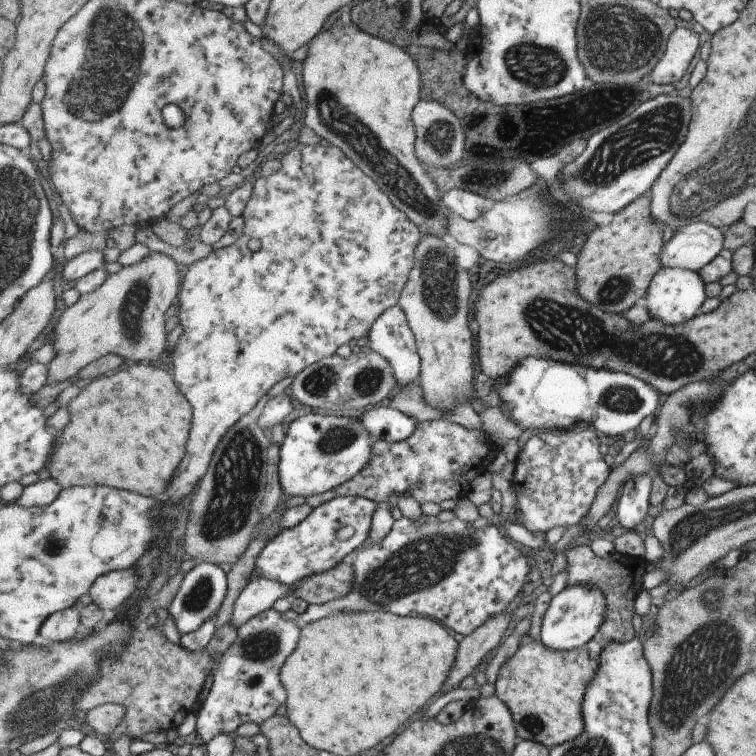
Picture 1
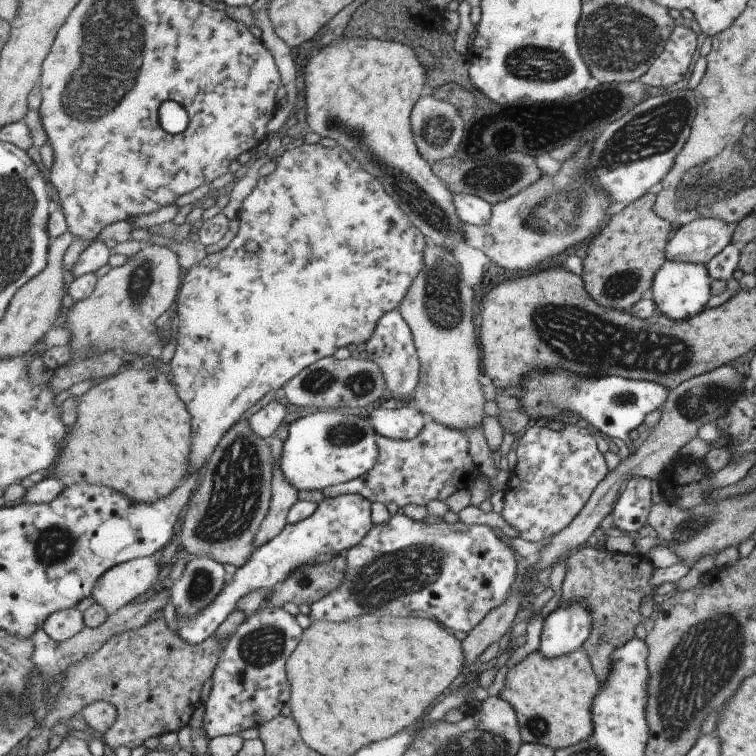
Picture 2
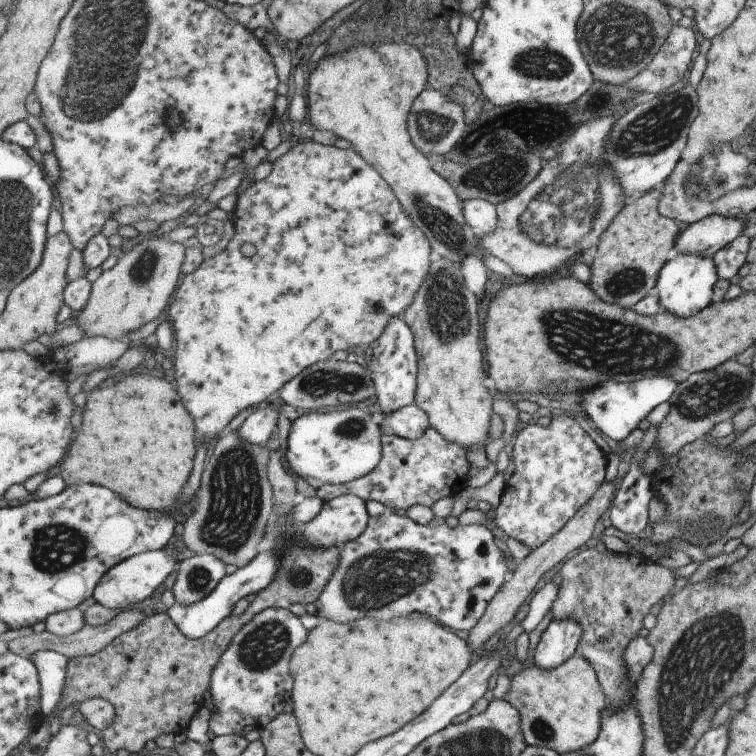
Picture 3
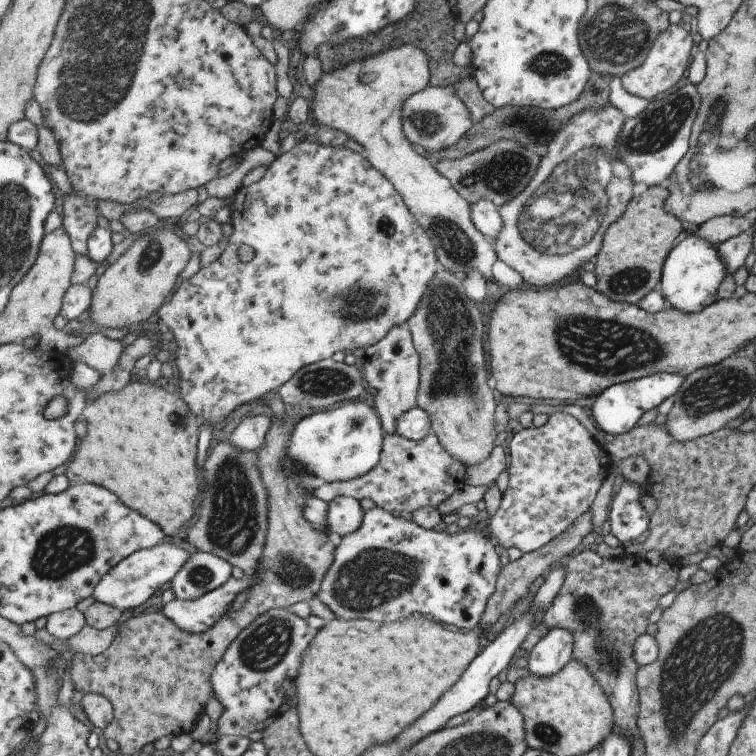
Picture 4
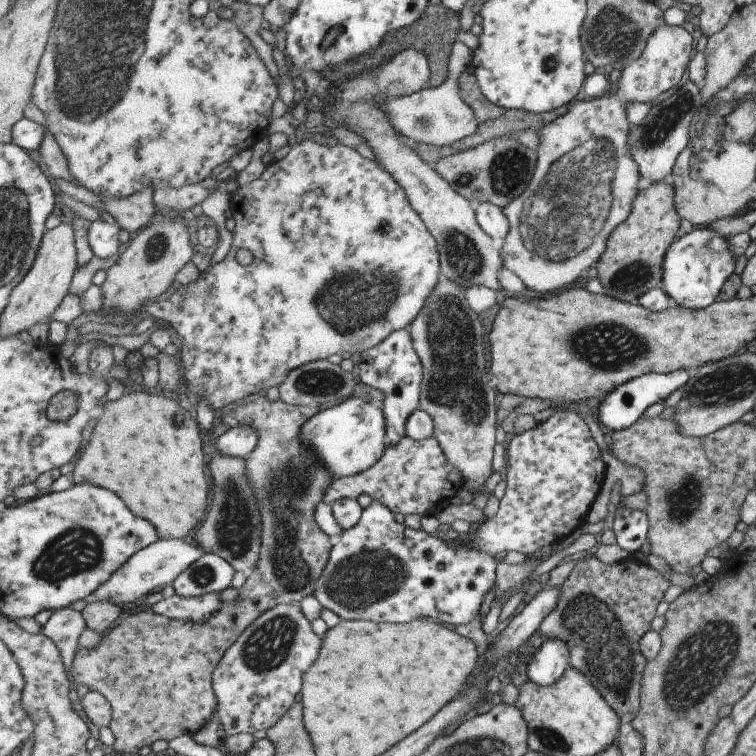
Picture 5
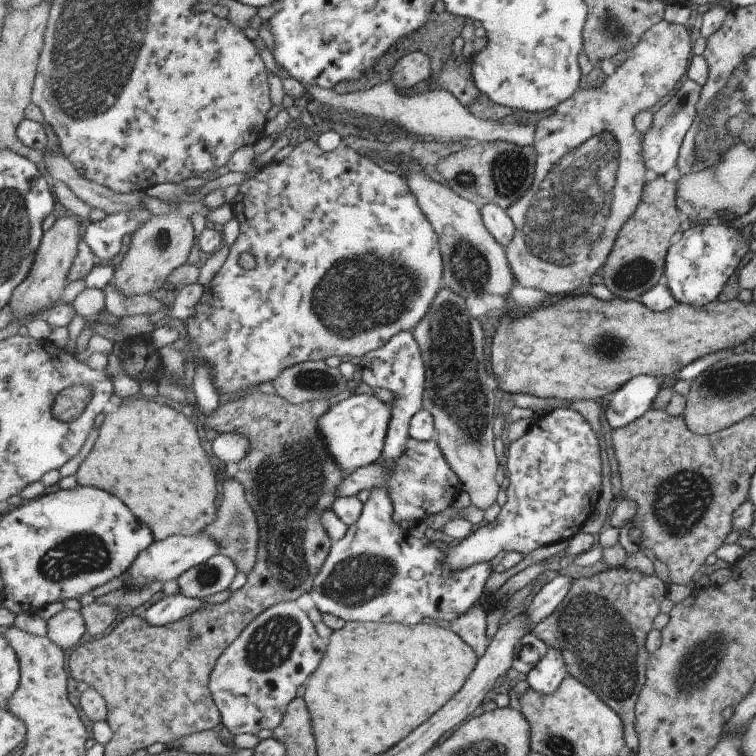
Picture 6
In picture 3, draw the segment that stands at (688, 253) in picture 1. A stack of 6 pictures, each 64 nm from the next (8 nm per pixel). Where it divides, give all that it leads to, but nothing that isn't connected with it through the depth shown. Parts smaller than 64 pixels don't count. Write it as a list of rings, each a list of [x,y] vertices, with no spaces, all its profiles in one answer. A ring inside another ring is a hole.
[[[747,214],[743,219],[735,219],[733,217],[710,215],[688,225],[679,234],[673,252],[697,253],[704,257],[709,254],[713,255],[742,234],[744,222],[750,216],[751,214]]]

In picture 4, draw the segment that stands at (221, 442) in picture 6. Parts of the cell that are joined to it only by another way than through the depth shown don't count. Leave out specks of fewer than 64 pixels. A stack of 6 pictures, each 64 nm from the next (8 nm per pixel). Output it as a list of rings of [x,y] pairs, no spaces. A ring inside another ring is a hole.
[[[262,415],[245,417],[235,430],[224,439],[234,448],[243,451],[259,451],[266,442],[270,432],[270,419]]]

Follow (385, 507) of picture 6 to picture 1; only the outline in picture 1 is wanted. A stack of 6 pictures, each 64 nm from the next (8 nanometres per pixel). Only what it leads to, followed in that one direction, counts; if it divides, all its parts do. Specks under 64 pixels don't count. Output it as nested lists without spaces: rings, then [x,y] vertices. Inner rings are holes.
[[[401,517],[395,522],[393,529],[389,532],[389,535],[380,542],[373,542],[373,544],[363,544],[359,549],[355,550],[351,554],[349,561],[354,568],[354,580],[352,583],[351,591],[349,591],[344,597],[334,599],[333,601],[328,601],[322,604],[311,604],[303,614],[299,614],[299,619],[295,622],[298,626],[303,629],[305,626],[312,624],[314,621],[319,621],[322,619],[329,619],[341,614],[341,612],[375,612],[375,610],[387,610],[392,614],[398,616],[410,616],[410,615],[423,615],[425,617],[430,617],[431,619],[439,620],[439,623],[445,624],[447,628],[451,628],[452,631],[456,633],[461,633],[465,637],[470,636],[477,628],[480,628],[483,624],[486,624],[492,617],[503,613],[507,606],[515,600],[515,596],[519,595],[519,591],[525,588],[525,580],[529,576],[529,572],[533,574],[533,564],[532,568],[529,568],[529,558],[525,558],[527,554],[521,554],[519,548],[515,546],[513,548],[513,542],[511,539],[505,538],[501,532],[499,532],[498,524],[489,521],[487,518],[479,517],[473,522],[463,522],[459,518],[455,518],[450,522],[429,522],[428,524],[423,524],[423,522],[407,520],[407,518]]]

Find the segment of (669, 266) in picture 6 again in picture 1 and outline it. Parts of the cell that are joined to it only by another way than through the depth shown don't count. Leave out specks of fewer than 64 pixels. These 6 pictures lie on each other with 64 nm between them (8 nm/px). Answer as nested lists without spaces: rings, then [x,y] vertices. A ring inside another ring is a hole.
[[[664,267],[655,276],[645,299],[653,319],[660,319],[667,325],[687,323],[696,316],[705,300],[705,284],[697,271]]]

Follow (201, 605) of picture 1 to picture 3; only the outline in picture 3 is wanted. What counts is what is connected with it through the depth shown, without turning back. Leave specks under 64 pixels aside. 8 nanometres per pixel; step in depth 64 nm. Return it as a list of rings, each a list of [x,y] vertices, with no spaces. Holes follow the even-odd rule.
[[[196,554],[178,565],[172,592],[176,601],[191,605],[204,600],[227,577],[227,566],[214,555]]]

